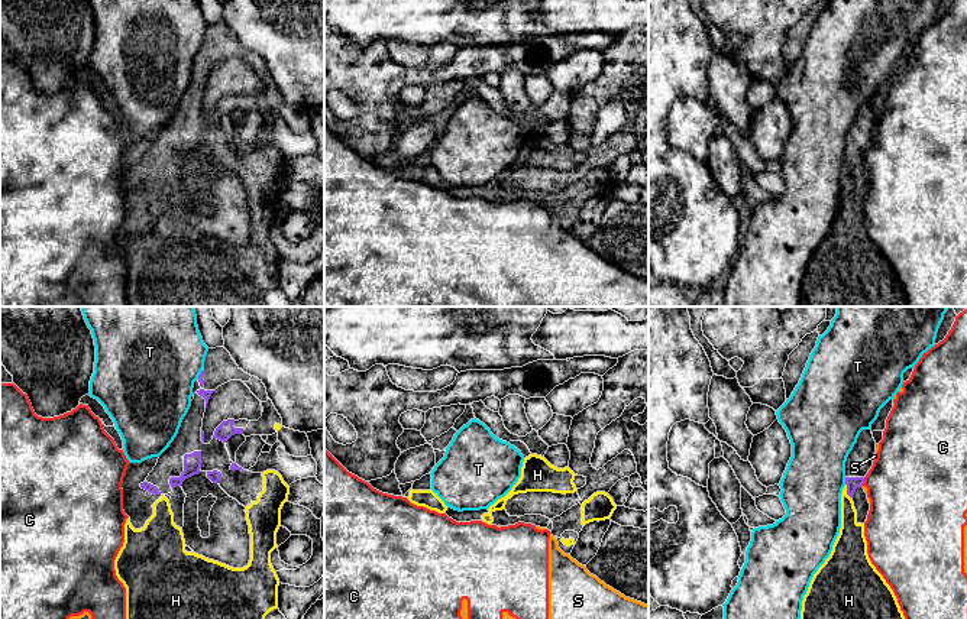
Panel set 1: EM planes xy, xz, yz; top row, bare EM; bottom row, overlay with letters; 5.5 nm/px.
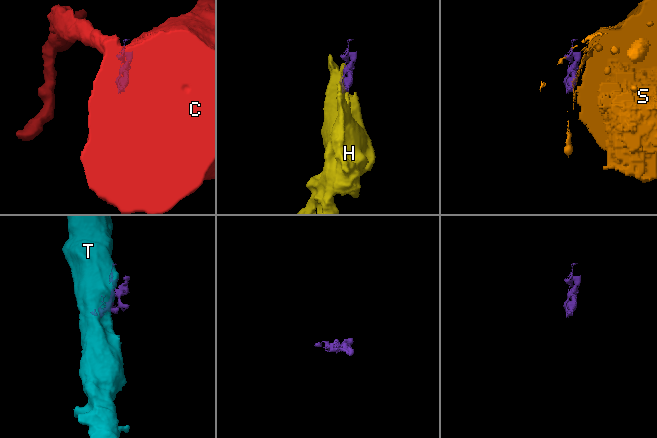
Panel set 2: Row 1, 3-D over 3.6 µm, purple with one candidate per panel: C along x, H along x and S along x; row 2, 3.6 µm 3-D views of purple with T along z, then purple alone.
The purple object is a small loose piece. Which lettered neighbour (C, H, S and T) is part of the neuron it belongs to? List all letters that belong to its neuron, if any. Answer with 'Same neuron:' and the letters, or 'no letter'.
Same neuron: H

